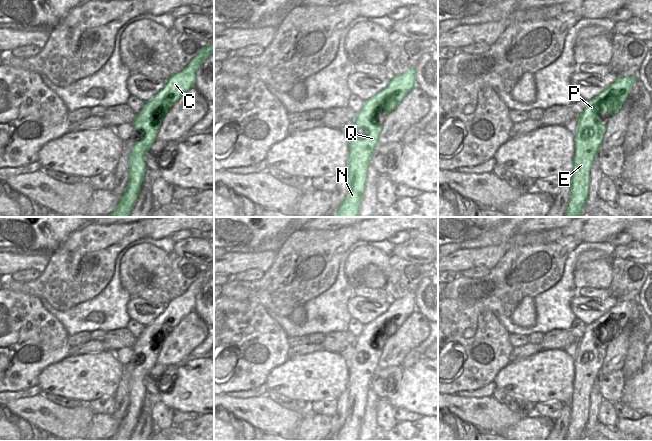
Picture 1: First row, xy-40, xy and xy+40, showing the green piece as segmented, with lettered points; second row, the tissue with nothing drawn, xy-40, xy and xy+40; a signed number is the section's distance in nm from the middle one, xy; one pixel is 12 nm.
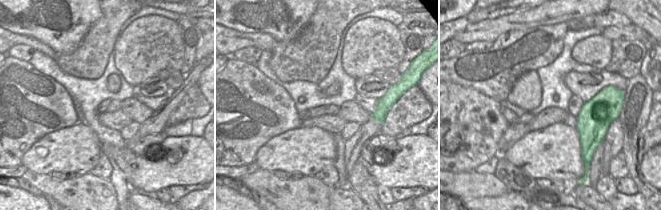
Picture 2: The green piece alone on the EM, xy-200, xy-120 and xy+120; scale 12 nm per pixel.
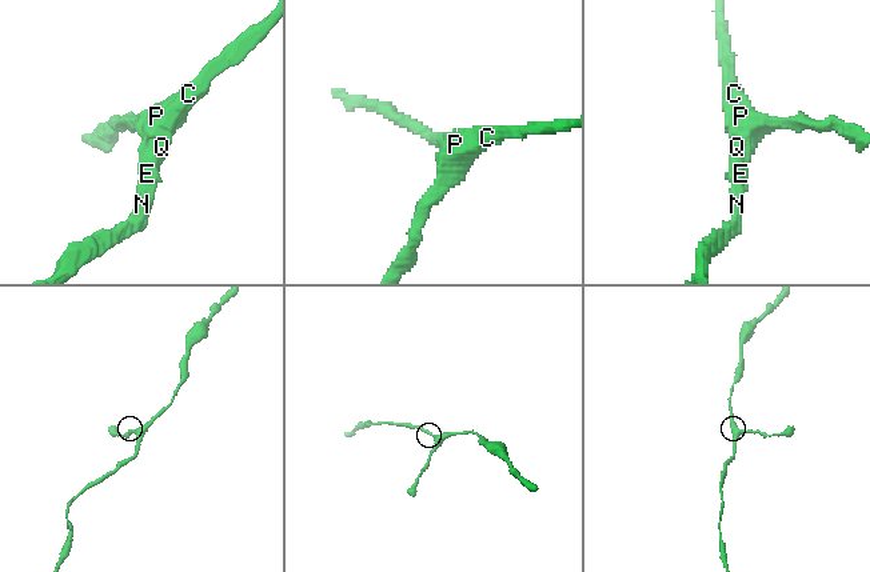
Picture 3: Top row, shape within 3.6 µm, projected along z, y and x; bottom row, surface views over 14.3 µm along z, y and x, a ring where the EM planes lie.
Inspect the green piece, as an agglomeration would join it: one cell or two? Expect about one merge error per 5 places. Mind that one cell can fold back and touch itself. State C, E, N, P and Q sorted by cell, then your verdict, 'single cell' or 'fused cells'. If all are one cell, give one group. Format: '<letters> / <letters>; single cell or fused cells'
C E N P Q; single cell

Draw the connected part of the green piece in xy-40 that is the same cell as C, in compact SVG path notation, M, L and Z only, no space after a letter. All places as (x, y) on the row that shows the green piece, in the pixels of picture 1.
M211 45L200 49L196 57L180 72L172 74L166 81L165 86L152 99L146 101L141 112L137 114L132 125L135 130L142 129L144 137L136 141L129 158L129 180L127 187L120 197L117 208L108 217L129 217L135 205L141 185L143 183L147 166L145 154L156 141L161 122L179 98L193 86L195 86L196 72L204 60L214 52Z

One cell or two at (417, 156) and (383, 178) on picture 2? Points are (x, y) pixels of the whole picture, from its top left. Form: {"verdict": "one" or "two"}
{"verdict": "one"}

